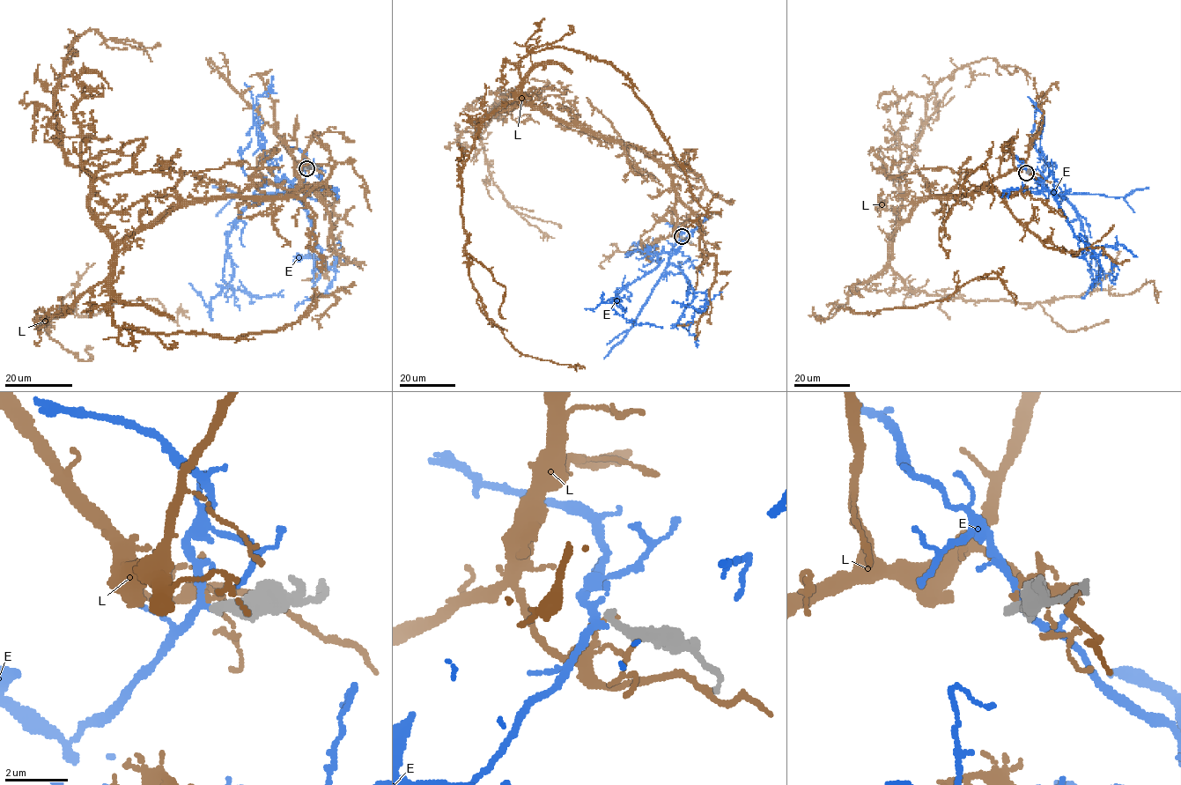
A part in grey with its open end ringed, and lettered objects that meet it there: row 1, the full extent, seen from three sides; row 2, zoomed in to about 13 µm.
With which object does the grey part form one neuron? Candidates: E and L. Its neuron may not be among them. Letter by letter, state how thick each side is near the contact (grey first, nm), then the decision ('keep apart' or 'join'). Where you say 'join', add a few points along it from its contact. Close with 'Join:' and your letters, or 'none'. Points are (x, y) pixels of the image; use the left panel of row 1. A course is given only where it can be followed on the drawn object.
E: calibres 360 and 200 nm; keep apart
L: calibres 360 and 130 nm; keep apart
Join: none

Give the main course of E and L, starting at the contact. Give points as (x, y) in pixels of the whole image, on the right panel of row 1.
E: (1027, 172), (1069, 202), (1081, 222), (1096, 263), (1113, 279), (1118, 273)
L: (1027, 171), (916, 204), (892, 234), (904, 285), (1035, 305), (1151, 280), (1158, 296)

